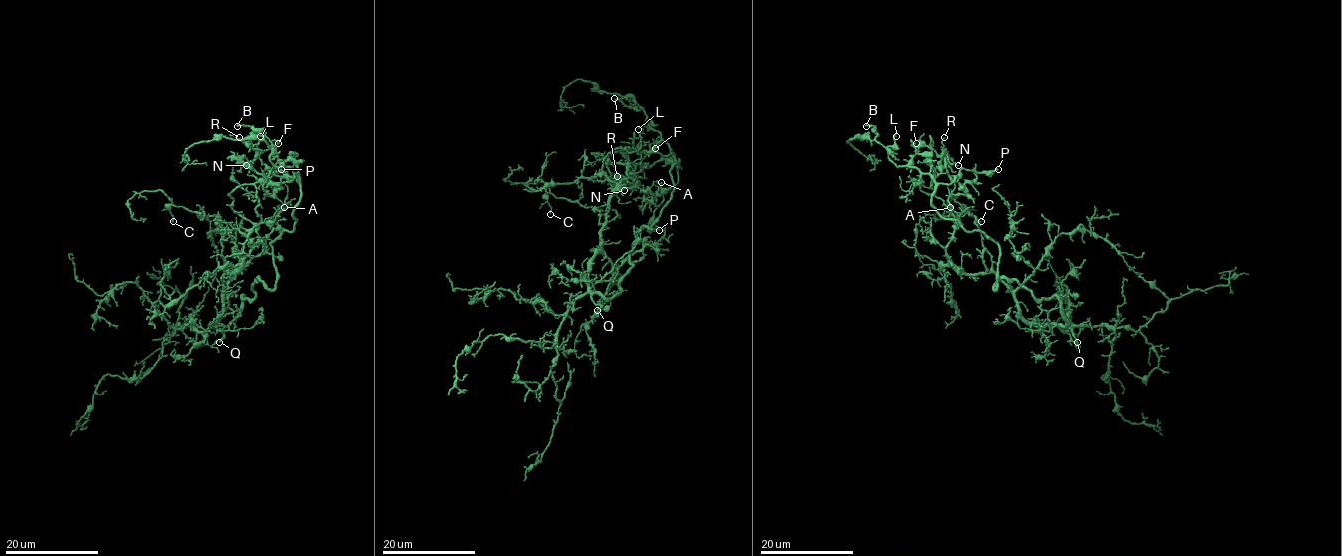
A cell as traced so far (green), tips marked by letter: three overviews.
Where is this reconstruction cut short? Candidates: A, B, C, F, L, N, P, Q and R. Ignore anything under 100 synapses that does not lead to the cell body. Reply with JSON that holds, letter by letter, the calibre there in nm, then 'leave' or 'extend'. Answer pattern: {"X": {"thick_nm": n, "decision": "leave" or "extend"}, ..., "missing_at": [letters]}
{"A": {"thick_nm": 130, "decision": "leave"}, "B": {"thick_nm": 240, "decision": "leave"}, "C": {"thick_nm": 130, "decision": "leave"}, "F": {"thick_nm": 170, "decision": "leave"}, "L": {"thick_nm": 110, "decision": "leave"}, "N": {"thick_nm": 170, "decision": "leave"}, "P": {"thick_nm": 180, "decision": "leave"}, "Q": {"thick_nm": 200, "decision": "extend"}, "R": {"thick_nm": 140, "decision": "leave"}, "missing_at": ["Q"]}

